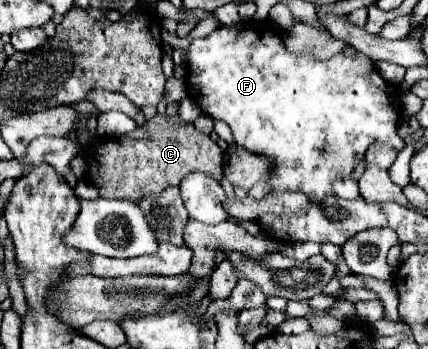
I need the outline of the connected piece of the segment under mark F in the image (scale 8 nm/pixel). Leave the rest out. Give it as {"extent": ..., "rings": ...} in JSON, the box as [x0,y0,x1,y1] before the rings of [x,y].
{"extent":[186,26,404,202],"rings":[[[222,26],[222,28],[214,30],[214,32],[210,32],[208,36],[196,38],[192,42],[190,52],[188,52],[188,80],[186,80],[186,88],[188,88],[188,98],[194,100],[202,108],[204,114],[208,114],[208,116],[212,116],[216,120],[224,120],[230,126],[236,146],[240,146],[240,148],[244,148],[244,150],[248,150],[252,154],[260,154],[268,162],[272,162],[274,172],[272,172],[272,178],[268,180],[270,194],[282,194],[286,190],[294,190],[294,192],[306,194],[310,202],[320,202],[322,198],[332,196],[332,182],[334,182],[334,178],[348,176],[354,170],[354,166],[364,158],[364,152],[366,152],[366,148],[370,144],[382,142],[382,144],[392,146],[398,152],[404,148],[404,140],[398,138],[398,134],[396,134],[398,116],[400,116],[398,88],[388,84],[378,74],[374,62],[368,56],[360,54],[360,52],[356,56],[338,54],[338,56],[334,56],[330,60],[316,60],[316,58],[310,58],[310,56],[304,56],[304,54],[290,54],[284,48],[282,36],[278,32],[274,32],[274,30],[254,30],[254,28],[246,28],[246,26]]]}

